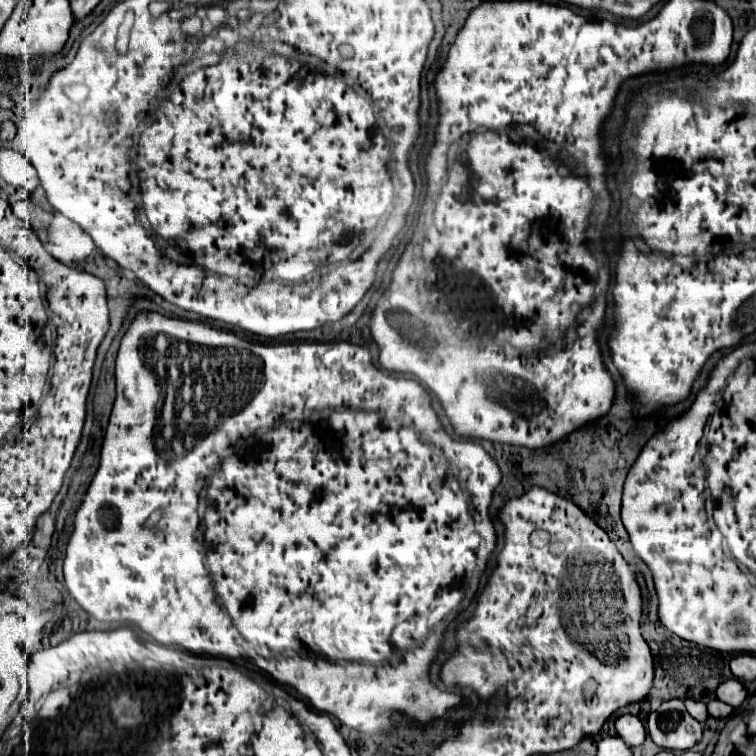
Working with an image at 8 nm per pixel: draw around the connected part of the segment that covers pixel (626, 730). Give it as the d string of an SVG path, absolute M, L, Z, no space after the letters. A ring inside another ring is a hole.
M621 714L615 720L615 730L627 746L639 746L645 740L645 728L641 720L633 714Z

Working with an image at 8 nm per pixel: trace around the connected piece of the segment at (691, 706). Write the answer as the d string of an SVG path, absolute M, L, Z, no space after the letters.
M685 698L685 708L687 708L687 712L695 718L695 720L699 720L699 722L705 722L707 720L707 706L703 704L703 702L699 702L699 700L693 700L693 698Z

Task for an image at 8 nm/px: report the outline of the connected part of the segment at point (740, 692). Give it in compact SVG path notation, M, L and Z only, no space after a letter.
M725 680L723 684L719 684L717 686L717 692L715 692L715 696L719 698L719 700L723 700L725 704L729 704L729 706L739 706L743 700L745 700L745 696L747 696L747 690L745 690L745 686L739 682L739 680Z

